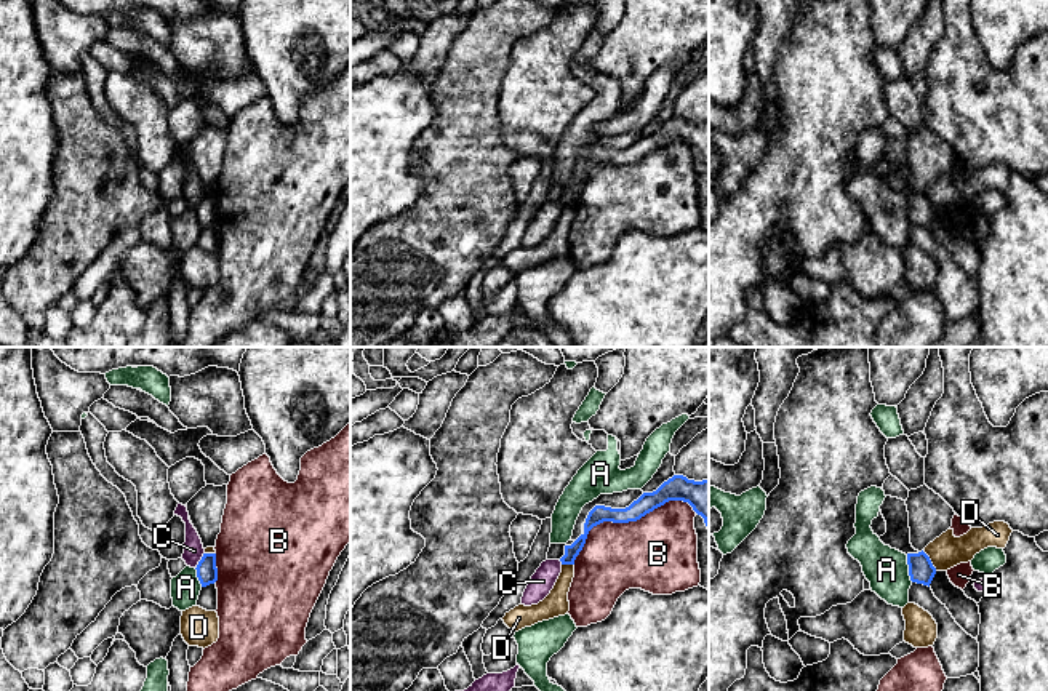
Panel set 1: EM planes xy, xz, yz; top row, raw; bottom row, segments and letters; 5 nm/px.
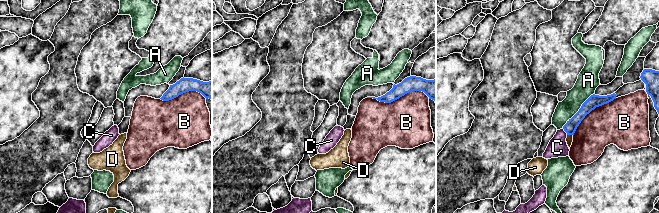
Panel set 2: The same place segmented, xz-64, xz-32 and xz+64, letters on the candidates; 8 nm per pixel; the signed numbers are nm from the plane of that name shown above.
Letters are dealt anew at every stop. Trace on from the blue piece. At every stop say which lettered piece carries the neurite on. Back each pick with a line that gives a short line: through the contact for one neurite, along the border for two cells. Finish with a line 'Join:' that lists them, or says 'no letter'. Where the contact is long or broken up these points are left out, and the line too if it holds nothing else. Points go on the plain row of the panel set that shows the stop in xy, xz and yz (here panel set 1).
Join: no letter

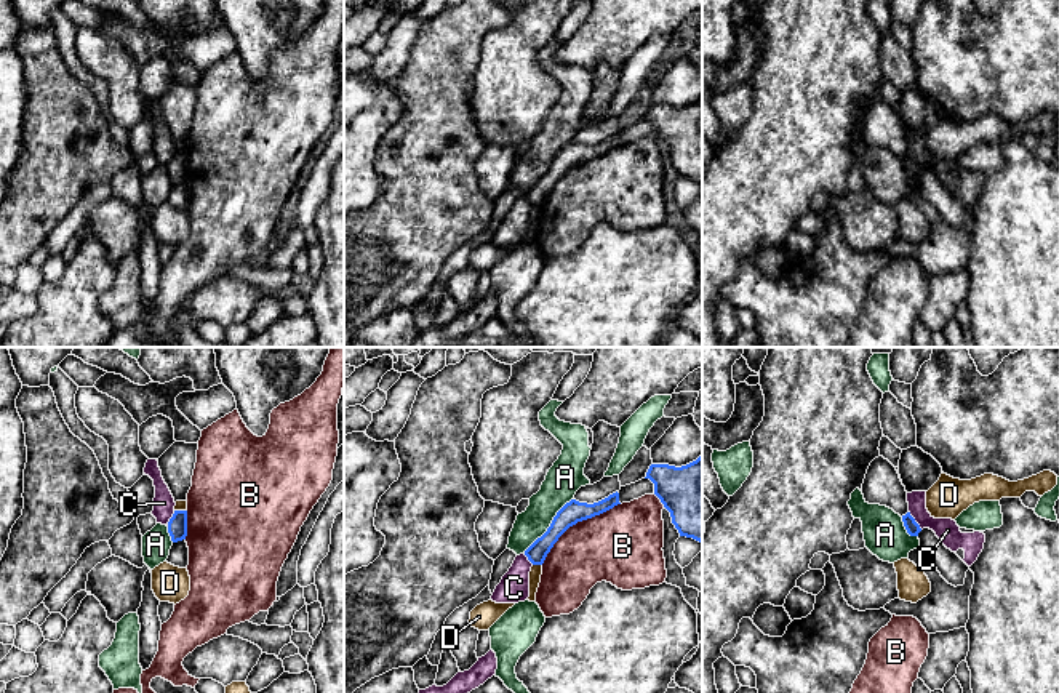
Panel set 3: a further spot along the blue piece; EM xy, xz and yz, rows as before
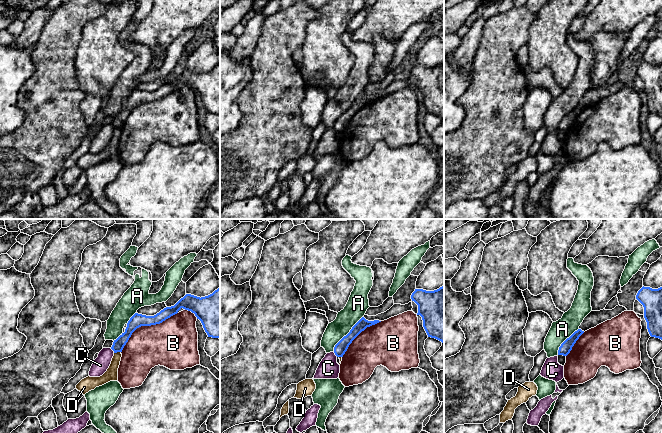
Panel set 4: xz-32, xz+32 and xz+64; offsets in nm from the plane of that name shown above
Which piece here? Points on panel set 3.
Join: no letter

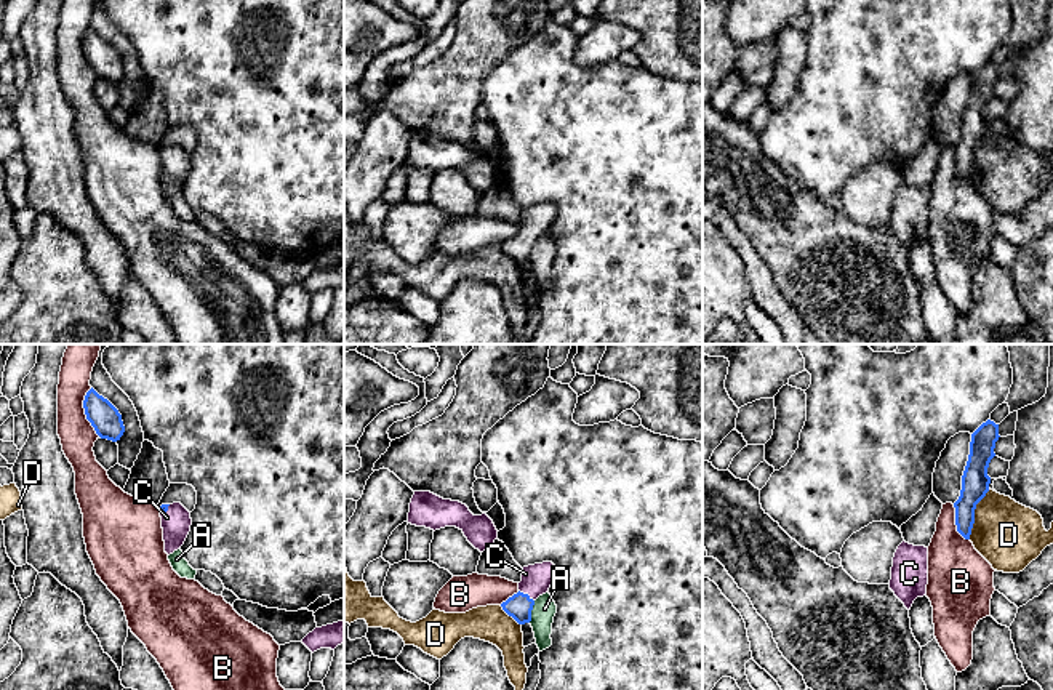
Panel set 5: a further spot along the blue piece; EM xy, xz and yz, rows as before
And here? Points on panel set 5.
C: xz (519, 247), (527, 236), (536, 221)
Join: C

